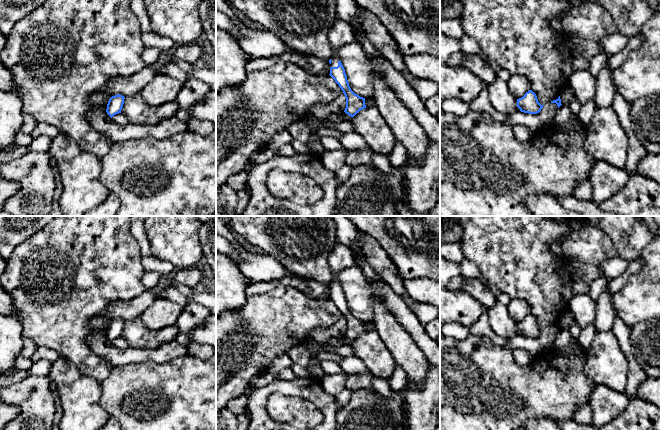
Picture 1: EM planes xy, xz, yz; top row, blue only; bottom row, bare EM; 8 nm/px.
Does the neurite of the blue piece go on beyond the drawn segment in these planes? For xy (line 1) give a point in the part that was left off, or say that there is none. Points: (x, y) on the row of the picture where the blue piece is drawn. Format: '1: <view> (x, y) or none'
1: none

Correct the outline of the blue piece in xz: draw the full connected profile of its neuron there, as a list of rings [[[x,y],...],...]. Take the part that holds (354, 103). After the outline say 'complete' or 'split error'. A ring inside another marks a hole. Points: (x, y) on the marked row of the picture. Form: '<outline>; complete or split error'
[[[334,56],[329,60],[330,76],[335,80],[343,91],[346,98],[346,108],[344,112],[351,117],[354,117],[360,110],[366,108],[365,98],[355,94],[348,83],[345,69],[339,60],[338,56]]]; split error

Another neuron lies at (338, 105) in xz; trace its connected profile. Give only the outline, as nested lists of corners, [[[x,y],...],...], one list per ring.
[[[342,94],[328,105],[315,105],[305,116],[304,122],[310,119],[326,119],[330,114],[342,113],[346,108],[346,98]]]

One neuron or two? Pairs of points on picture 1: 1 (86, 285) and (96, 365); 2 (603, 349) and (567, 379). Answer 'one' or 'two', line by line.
1: one
2: two

